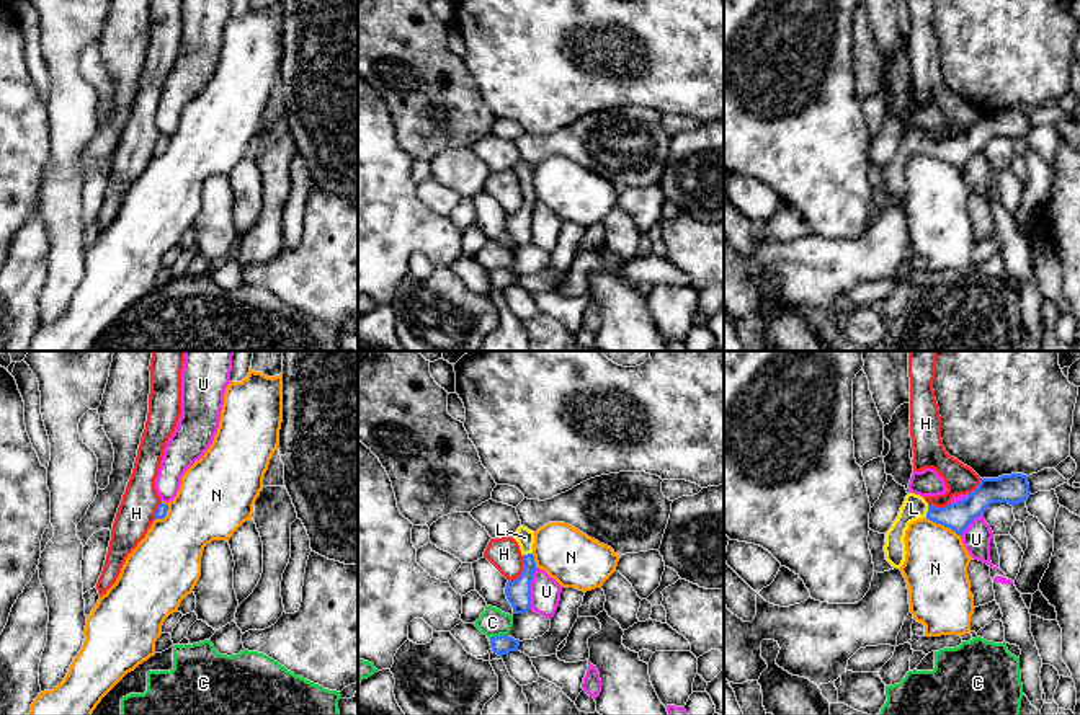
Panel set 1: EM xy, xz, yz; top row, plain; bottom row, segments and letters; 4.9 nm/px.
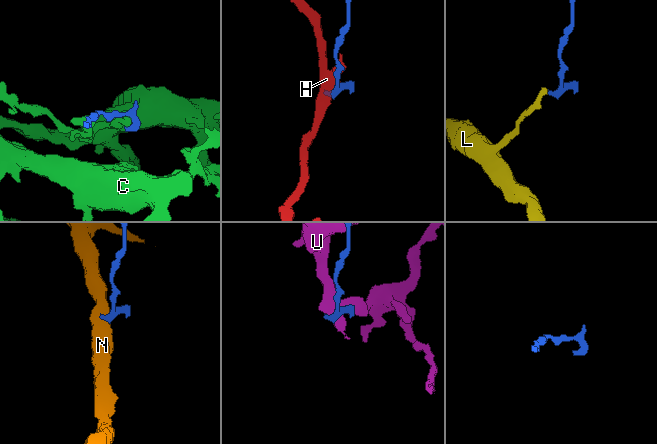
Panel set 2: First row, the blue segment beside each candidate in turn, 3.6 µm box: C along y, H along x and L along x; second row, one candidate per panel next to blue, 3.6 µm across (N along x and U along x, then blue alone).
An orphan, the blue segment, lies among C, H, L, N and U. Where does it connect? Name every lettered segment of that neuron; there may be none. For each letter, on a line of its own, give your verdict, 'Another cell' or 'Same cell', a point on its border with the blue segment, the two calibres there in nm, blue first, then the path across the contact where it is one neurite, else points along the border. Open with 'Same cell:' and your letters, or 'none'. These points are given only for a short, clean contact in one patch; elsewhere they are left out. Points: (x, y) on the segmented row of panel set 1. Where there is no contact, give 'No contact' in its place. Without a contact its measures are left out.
Same cell: L
C: Another cell. Touches blue at xz (500, 635). Thickness 90 nm (blue) against 140 nm. Boundary: xz (507, 634), (490, 639)
H: Another cell. Touches blue at xz (523, 570). Thickness 130 nm (blue) against 160 nm
L: Same cell. Touches blue at yz (928, 511). Thickness 140 nm (blue) against 120 nm. Path across: yz (956, 516), (940, 516), (928, 511), (914, 508)
N: Another cell. Touches blue at yz (943, 524). Thickness 140 nm (blue) against 320 nm. Boundary: yz (925, 518), (948, 526), (959, 536)
U: Another cell. Touches blue at xz (530, 588). Thickness 130 nm (blue) against 140 nm. Boundary: xz (536, 567), (531, 577), (530, 609)

